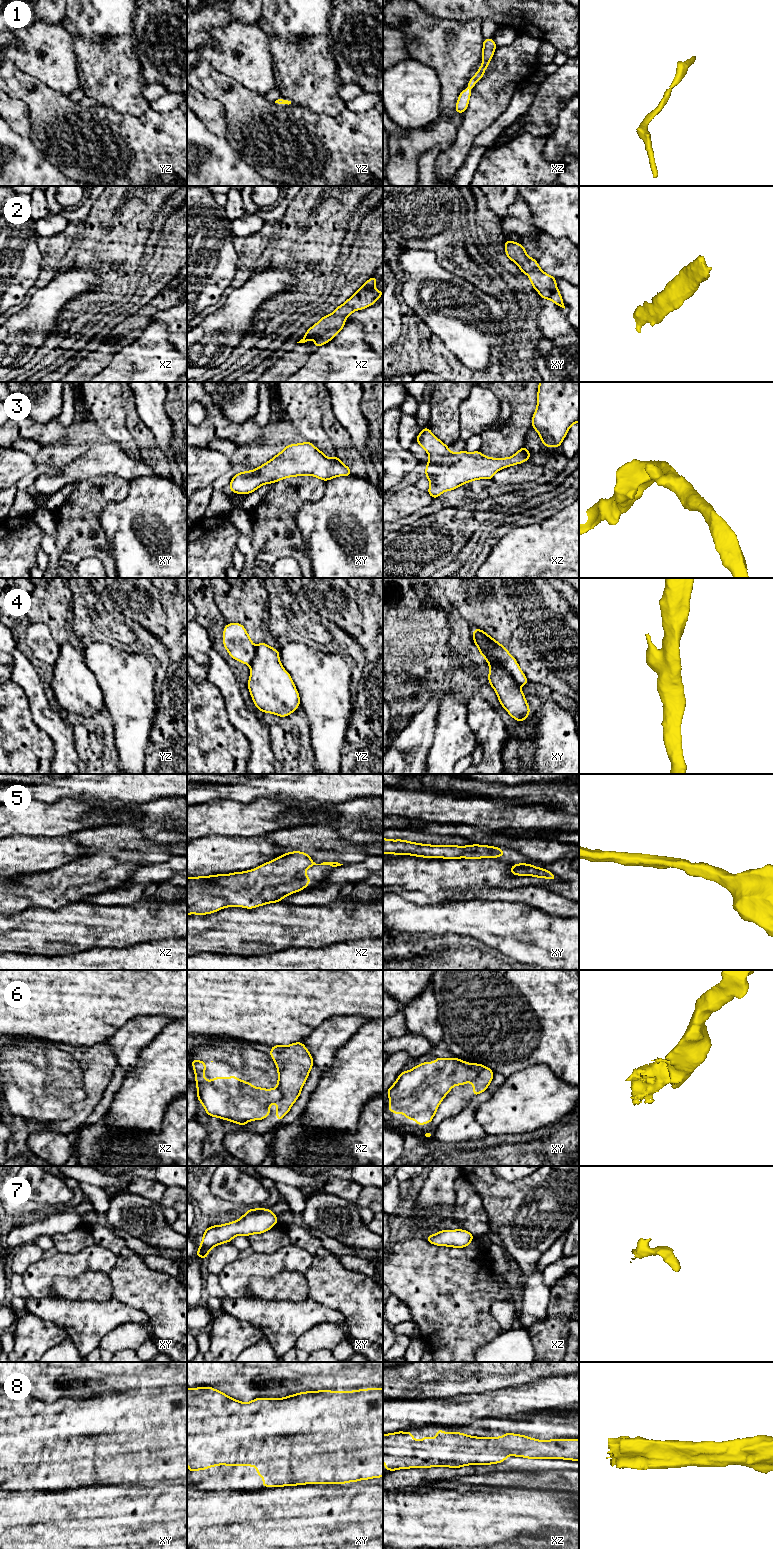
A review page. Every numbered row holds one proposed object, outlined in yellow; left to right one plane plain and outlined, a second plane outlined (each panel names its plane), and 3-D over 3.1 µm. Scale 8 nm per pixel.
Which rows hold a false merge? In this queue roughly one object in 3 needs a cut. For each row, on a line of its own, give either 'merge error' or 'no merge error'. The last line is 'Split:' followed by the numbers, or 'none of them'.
1: no merge error
2: no merge error
3: no merge error
4: merge error
5: no merge error
6: no merge error
7: no merge error
8: no merge error
Split: 4

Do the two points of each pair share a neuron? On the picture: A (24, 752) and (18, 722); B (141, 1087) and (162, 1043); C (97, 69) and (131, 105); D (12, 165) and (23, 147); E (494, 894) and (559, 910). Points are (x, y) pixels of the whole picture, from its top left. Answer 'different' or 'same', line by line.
A: same
B: same
C: same
D: same
E: same

